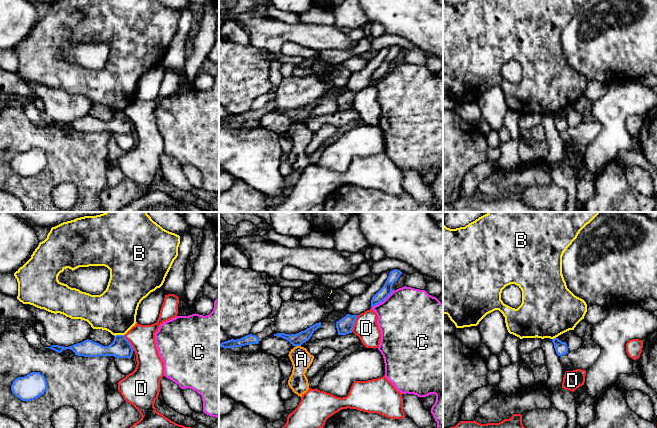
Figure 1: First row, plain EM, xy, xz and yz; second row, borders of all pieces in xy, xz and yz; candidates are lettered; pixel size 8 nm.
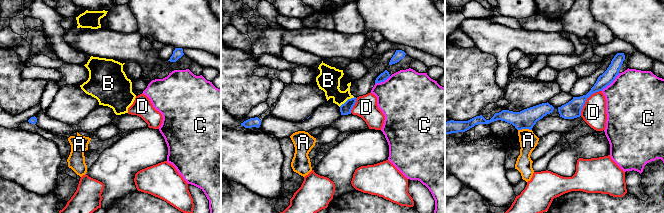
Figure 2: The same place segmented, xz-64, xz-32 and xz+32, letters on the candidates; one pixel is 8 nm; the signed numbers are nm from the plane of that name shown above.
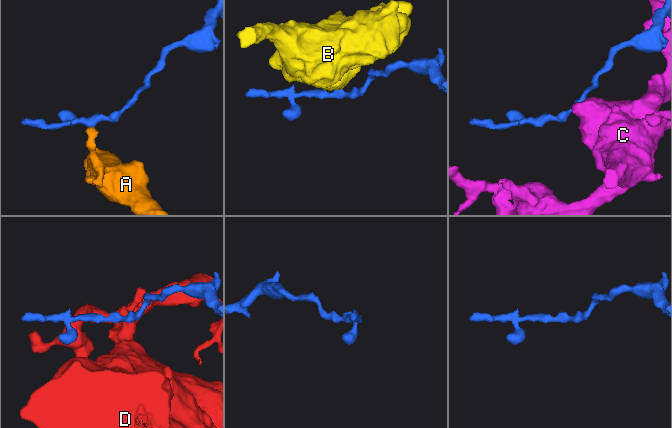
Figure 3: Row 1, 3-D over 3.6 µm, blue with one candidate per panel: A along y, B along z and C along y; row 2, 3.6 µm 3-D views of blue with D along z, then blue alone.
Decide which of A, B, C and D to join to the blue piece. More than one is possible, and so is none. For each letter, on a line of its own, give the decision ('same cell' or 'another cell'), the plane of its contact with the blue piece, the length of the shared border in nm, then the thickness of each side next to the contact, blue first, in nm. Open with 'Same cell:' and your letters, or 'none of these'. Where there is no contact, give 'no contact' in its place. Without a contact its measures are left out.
Same cell: none of these
A: another cell | xz | 50 nm | 100/170 nm
B: another cell | xy | 70 nm | 160/340 nm
C: another cell | xz | 220 nm | 90/480 nm
D: another cell | xz | 150 nm | 130/190 nm

